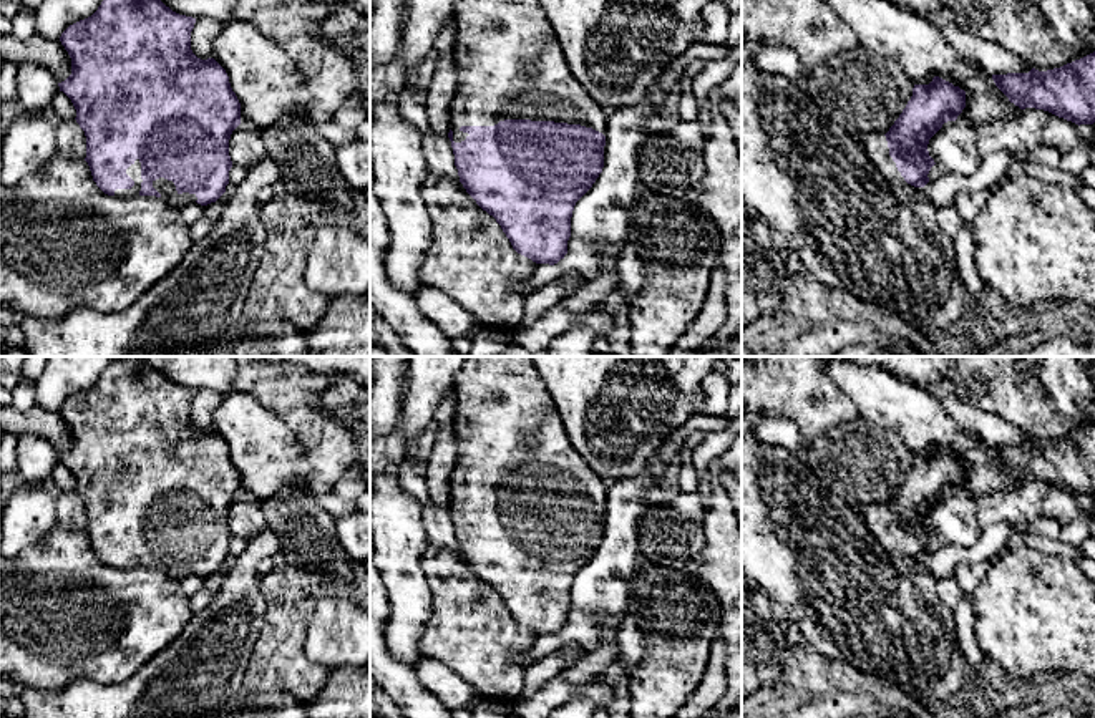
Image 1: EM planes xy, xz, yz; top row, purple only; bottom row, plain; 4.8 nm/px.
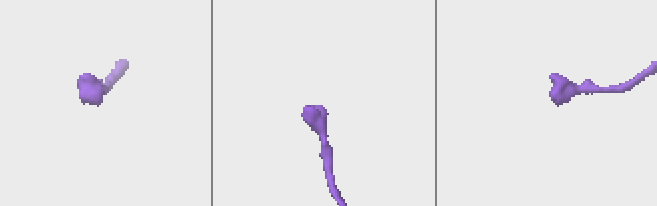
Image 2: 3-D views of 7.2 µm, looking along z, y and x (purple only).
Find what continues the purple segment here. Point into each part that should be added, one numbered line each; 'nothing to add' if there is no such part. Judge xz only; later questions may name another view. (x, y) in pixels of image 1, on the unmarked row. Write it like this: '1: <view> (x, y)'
1: xz (510, 436)

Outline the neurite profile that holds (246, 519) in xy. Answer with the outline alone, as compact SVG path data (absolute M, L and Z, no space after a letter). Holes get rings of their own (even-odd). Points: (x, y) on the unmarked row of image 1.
M239 496L229 511L229 527L232 534L251 541L259 536L267 526L259 506Z

